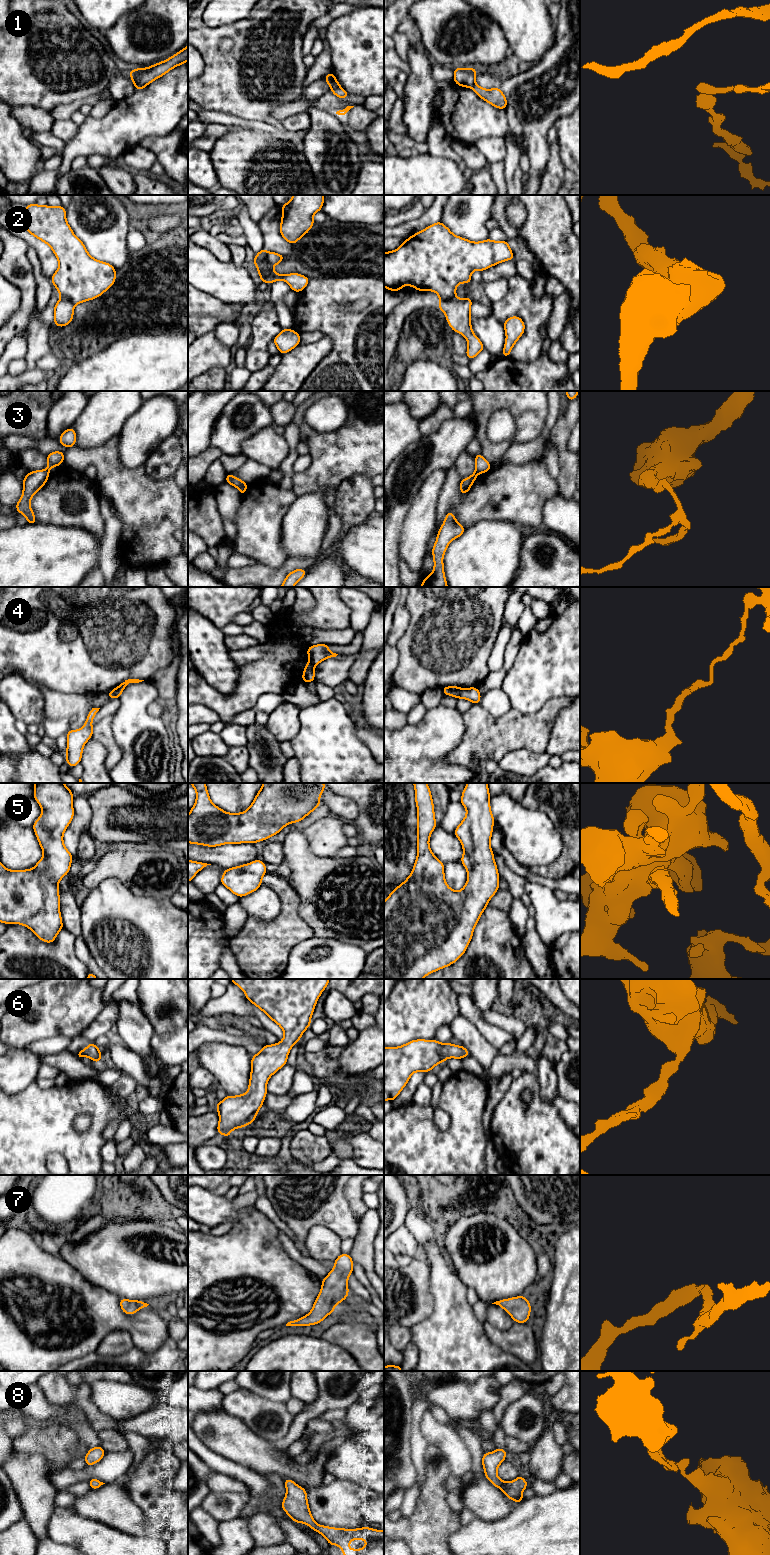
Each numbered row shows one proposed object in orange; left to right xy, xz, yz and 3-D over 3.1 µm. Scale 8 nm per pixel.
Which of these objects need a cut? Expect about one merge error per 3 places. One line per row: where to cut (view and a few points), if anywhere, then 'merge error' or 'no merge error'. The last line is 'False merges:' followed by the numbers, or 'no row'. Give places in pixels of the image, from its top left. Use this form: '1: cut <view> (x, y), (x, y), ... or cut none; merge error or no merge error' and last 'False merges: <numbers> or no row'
1: cut xz (340, 86), (331, 89); merge error
2: cut xz (267, 252), (266, 259), (271, 269); merge error
3: cut xz (243, 482), (237, 487); merge error
4: cut yz (461, 688), (459, 697); merge error
5: cut none; no merge error
6: cut none; no merge error
7: cut none; no merge error
8: cut xz (298, 1486), (290, 1485), (286, 1492); merge error
False merges: 1, 2, 3, 4, 8

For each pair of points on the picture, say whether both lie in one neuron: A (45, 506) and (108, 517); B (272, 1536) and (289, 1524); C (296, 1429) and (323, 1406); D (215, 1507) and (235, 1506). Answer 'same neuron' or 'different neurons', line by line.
A: different neurons
B: different neurons
C: same neuron
D: same neuron

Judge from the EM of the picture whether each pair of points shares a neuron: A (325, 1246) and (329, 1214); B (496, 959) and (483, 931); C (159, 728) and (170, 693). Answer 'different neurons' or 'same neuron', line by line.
A: different neurons
B: same neuron
C: different neurons

